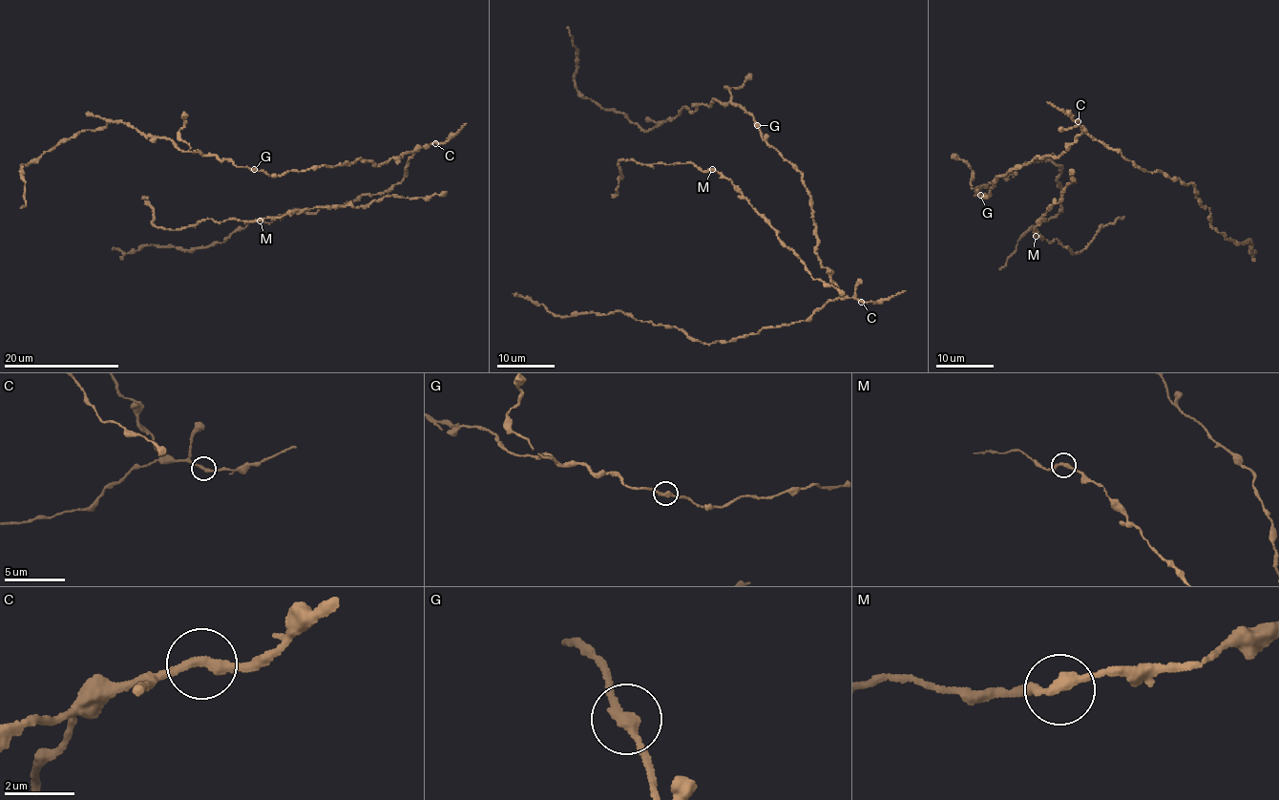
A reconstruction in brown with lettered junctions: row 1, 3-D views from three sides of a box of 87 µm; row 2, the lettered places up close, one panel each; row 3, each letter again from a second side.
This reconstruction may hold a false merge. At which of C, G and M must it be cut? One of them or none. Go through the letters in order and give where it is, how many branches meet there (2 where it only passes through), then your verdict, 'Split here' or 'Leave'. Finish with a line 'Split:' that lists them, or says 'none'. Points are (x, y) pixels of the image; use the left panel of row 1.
C: Place: (435, 143). Branches: 2. Leave
G: Place: (254, 169). Branches: 2. Leave
M: Place: (260, 221). Branches: 2. Leave
Split: none

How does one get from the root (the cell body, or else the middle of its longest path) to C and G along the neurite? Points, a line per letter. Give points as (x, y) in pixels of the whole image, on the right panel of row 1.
C: (1026, 163), (1036, 157), (1059, 158), (1066, 153), (1066, 145), (1075, 143), (1081, 134), (1078, 121)
G: (1026, 163), (997, 176), (988, 196), (980, 195)

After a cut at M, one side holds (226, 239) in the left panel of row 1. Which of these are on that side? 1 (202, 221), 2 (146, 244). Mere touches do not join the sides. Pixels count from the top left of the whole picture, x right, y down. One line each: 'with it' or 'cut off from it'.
1: cut off from it
2: with it

